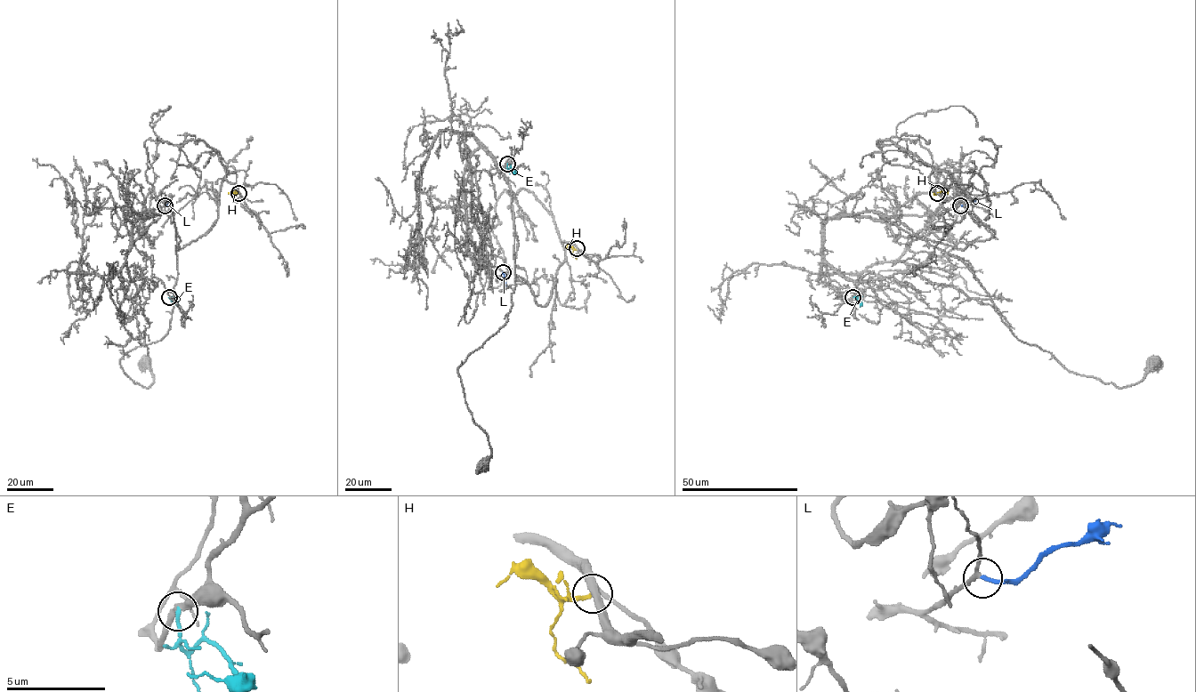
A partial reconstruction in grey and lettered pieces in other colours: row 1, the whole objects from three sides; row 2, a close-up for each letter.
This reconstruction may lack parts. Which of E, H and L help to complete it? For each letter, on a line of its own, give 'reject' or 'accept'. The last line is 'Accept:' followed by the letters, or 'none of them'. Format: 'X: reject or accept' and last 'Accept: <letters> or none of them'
E: reject
H: reject
L: accept
Accept: L

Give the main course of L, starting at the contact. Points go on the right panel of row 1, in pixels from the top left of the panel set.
L: (960, 205), (977, 199)

